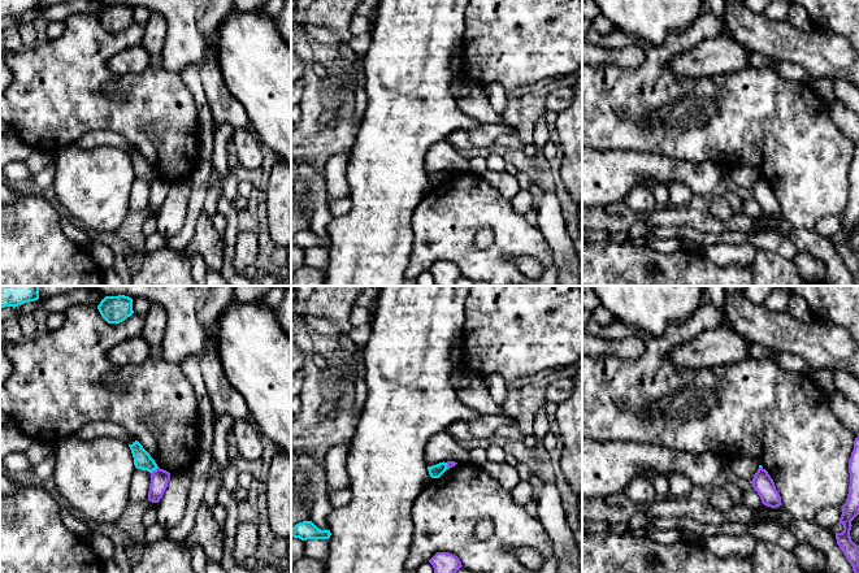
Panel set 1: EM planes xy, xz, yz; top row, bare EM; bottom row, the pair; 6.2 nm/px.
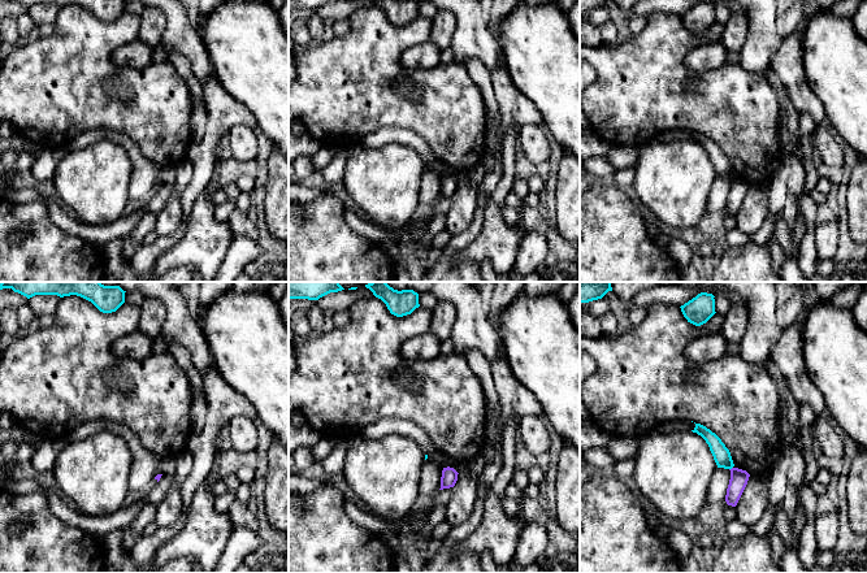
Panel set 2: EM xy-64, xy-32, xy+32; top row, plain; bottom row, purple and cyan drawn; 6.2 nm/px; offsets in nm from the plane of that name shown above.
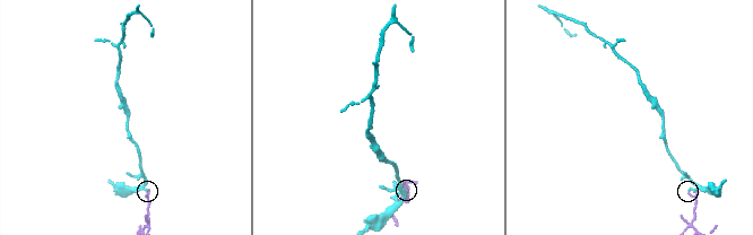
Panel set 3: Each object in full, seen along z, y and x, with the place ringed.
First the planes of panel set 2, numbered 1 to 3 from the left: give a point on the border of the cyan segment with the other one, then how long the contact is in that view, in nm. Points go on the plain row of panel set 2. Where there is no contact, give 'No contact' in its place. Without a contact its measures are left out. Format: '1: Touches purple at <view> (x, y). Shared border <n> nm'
1: No contact
2: No contact
3: Touches purple at xy+32 (732, 177). Shared border 30 nm

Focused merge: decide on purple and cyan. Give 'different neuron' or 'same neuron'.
different neuron

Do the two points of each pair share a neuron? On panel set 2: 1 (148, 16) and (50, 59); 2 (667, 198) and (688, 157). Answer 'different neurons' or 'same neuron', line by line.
1: different neurons
2: same neuron

